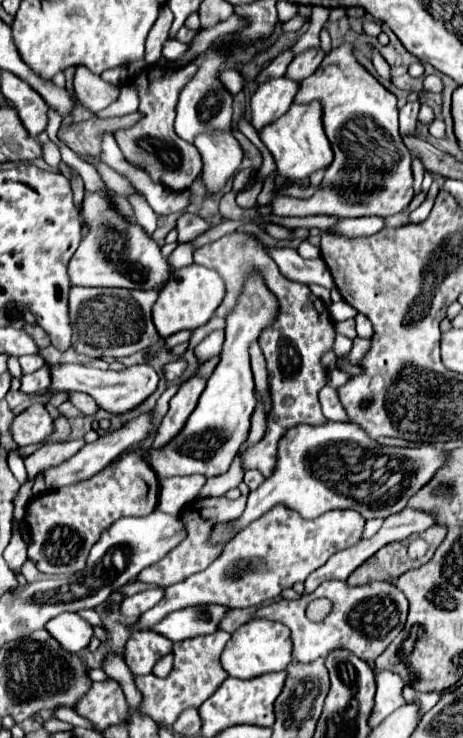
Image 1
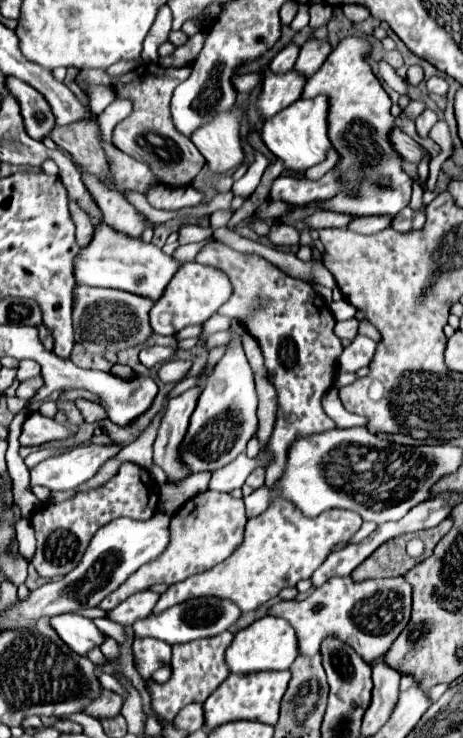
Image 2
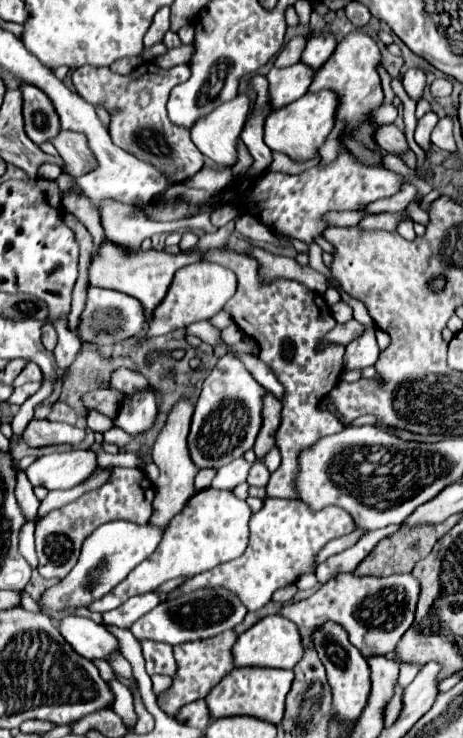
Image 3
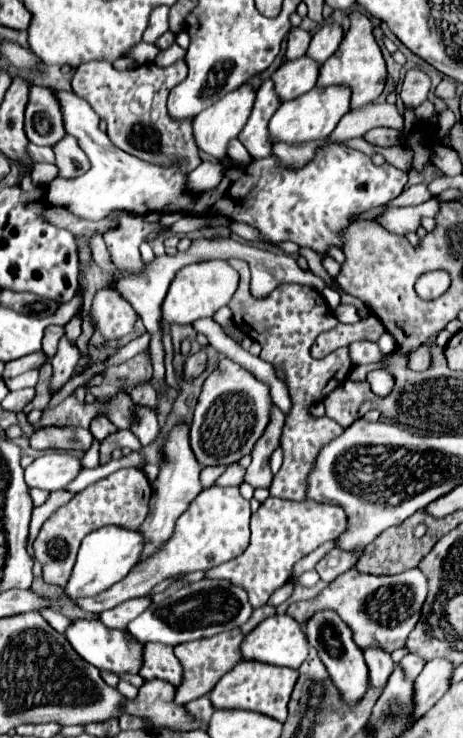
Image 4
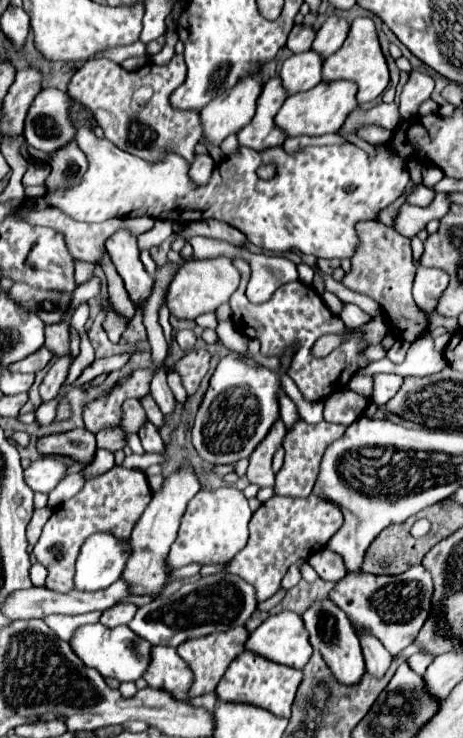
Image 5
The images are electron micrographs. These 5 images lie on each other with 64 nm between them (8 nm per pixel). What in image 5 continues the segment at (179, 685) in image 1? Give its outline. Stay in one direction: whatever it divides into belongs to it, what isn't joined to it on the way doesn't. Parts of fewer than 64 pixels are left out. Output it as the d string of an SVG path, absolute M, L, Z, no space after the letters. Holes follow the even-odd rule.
M236 626L230 628L226 632L216 632L210 636L202 636L202 638L192 638L184 644L178 646L180 656L190 664L190 668L194 670L194 684L192 684L192 698L194 696L202 696L206 692L214 692L220 678L224 676L226 668L230 666L230 662L236 658L236 654L240 654L244 650L244 644L248 640L250 632L246 630L246 626Z

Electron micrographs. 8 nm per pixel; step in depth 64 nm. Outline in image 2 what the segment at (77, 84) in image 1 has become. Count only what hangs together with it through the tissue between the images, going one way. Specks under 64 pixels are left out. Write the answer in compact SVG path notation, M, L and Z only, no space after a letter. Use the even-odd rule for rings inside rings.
M92 86L90 90L88 90L88 106L92 108L92 112L98 116L98 114L102 114L102 110L110 104L110 102L114 102L114 94L112 94L112 90L110 88L104 88L104 86Z

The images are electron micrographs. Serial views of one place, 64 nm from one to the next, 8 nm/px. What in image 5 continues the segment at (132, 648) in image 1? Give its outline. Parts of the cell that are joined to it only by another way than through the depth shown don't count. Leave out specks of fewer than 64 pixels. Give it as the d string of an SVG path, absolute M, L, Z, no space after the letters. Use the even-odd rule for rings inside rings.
M154 646L152 648L152 668L144 676L150 688L168 692L178 702L190 702L192 668L178 656L176 648Z

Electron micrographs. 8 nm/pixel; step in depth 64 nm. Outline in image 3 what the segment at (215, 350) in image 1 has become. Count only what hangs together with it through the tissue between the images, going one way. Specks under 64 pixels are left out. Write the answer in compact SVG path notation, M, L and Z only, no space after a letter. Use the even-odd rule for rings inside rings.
M230 324L228 328L224 328L222 330L222 338L228 342L228 344L238 344L240 340L242 340L242 332L240 332L240 328L236 328L236 324Z

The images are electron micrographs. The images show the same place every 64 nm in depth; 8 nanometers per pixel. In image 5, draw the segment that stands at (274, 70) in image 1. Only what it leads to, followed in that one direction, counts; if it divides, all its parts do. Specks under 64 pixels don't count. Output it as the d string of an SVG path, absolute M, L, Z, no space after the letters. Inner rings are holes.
M296 24L288 36L288 48L298 54L298 52L306 52L312 46L312 40L316 36L316 30L312 26L304 26L304 24Z

